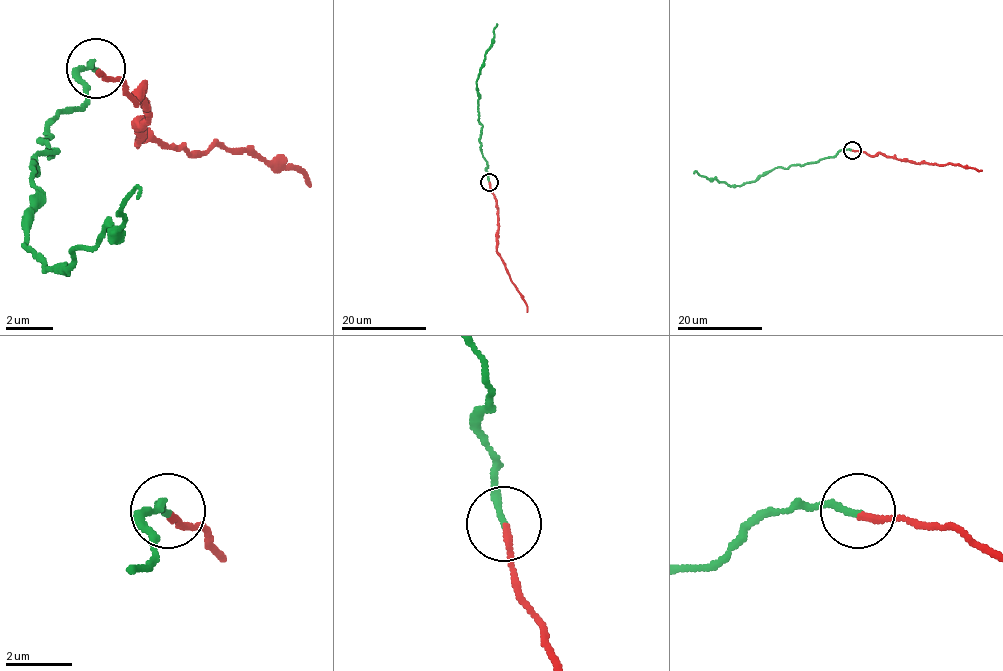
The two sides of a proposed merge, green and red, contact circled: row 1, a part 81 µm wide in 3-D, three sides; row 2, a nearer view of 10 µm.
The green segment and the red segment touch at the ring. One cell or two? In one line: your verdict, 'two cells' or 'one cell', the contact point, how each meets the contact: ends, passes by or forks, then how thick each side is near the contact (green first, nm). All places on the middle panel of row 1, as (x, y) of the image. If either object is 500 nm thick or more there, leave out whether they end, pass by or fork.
two cells; place (489, 182); green ends; red ends; calibres 200 and 200 nm

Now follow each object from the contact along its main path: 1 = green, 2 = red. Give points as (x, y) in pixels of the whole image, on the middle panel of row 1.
1: (489, 182), (479, 142), (482, 125), (478, 117), (476, 84), (496, 24)
2: (490, 182), (497, 208), (496, 252), (527, 311)

